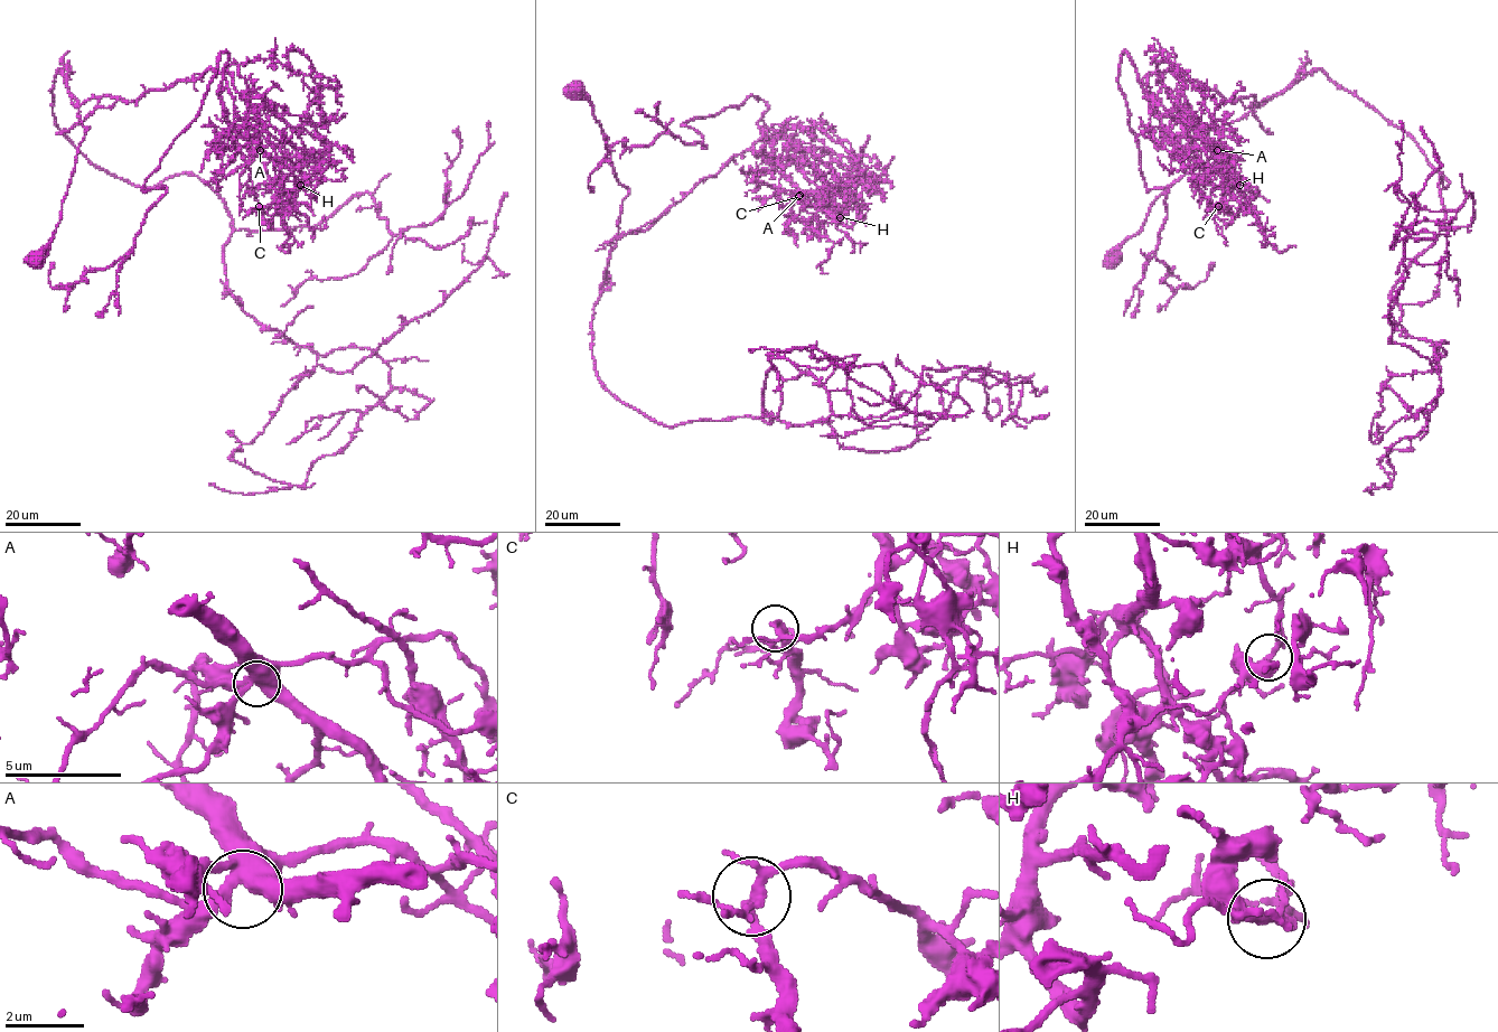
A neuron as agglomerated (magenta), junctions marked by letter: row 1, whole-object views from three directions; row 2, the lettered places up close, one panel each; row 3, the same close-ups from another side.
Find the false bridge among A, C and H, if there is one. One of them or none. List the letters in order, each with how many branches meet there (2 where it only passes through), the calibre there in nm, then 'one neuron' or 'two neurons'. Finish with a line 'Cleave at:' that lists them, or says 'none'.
A: 4 | 460 nm | one neuron
C: 5 | 200 nm | one neuron
H: 4 | 200 nm | two neurons
Cleave at: H

